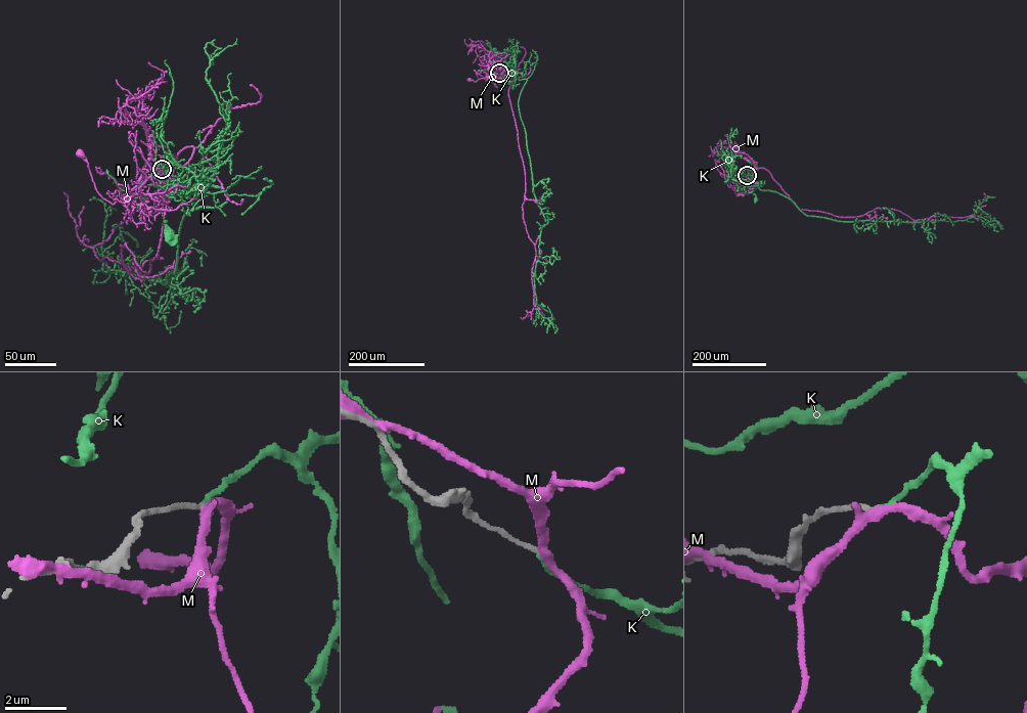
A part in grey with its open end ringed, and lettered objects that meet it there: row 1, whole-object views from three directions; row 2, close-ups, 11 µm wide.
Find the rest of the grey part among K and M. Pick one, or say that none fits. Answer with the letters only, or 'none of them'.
K

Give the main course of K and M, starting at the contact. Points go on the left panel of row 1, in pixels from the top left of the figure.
K: (162, 169), (168, 167), (203, 172), (202, 188), (179, 192), (168, 202), (163, 216), (170, 236)
M: (162, 169), (159, 171), (148, 163), (130, 193), (112, 204), (96, 190), (88, 163), (79, 153)

